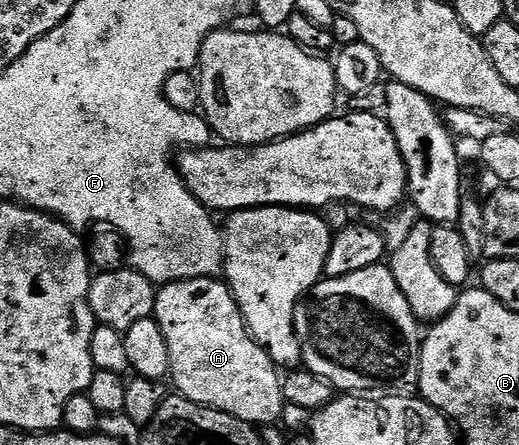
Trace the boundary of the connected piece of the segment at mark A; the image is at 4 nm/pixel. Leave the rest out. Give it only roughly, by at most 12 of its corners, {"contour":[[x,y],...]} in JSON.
{"contour":[[163,286],[175,392],[253,427],[283,415],[278,366],[232,290]]}

